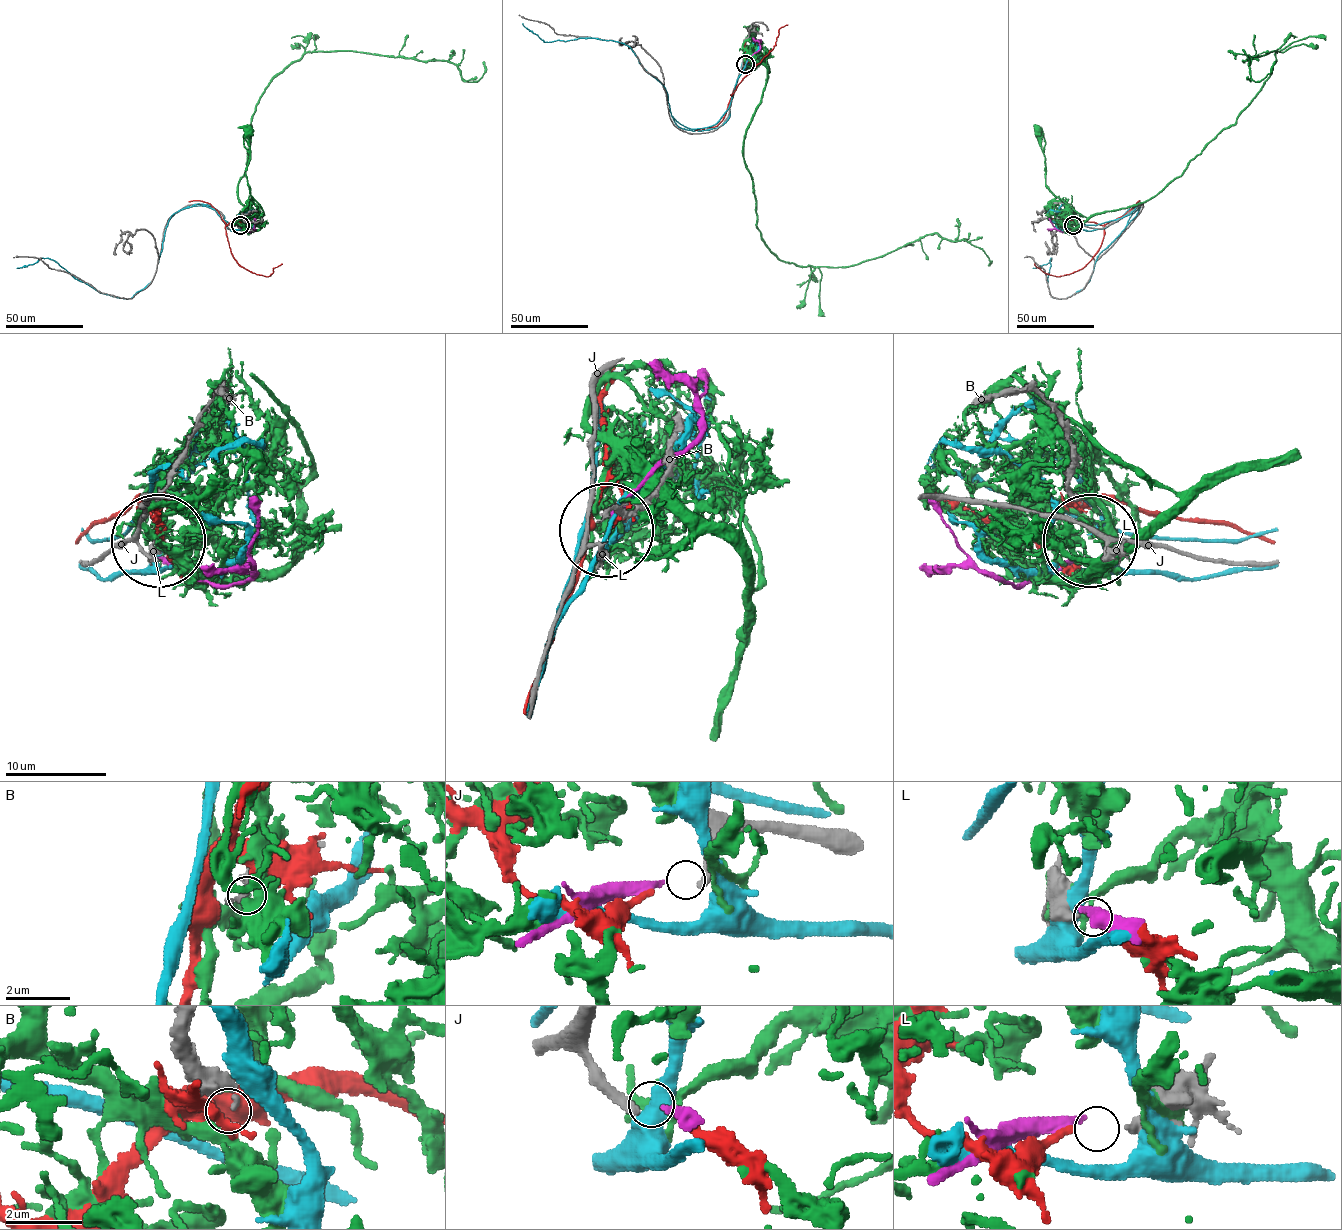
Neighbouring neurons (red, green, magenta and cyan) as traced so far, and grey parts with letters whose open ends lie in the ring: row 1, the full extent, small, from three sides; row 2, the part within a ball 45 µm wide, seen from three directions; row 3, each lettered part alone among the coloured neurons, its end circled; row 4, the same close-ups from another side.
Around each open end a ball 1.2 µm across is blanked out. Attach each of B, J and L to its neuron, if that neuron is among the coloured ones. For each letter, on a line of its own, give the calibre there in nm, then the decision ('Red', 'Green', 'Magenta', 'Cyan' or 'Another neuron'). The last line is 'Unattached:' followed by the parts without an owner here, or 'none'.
B: Thickness 190 nm. Another neuron
J: Thickness 280 nm. Magenta
L: Thickness 340 nm. Red
Unattached: B

